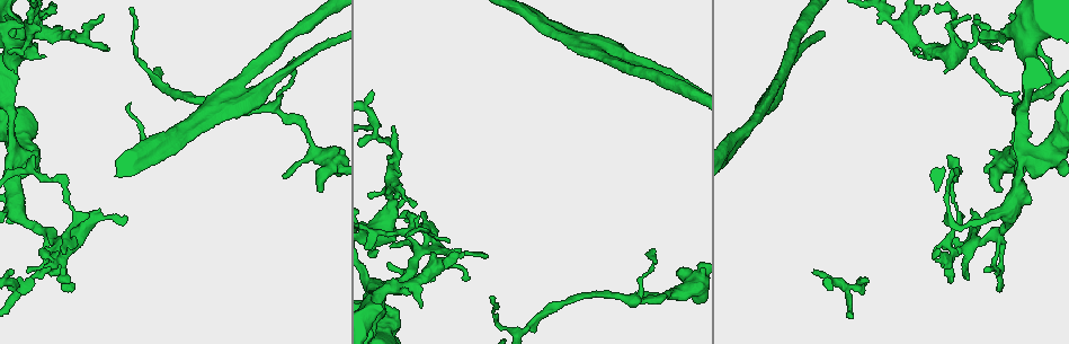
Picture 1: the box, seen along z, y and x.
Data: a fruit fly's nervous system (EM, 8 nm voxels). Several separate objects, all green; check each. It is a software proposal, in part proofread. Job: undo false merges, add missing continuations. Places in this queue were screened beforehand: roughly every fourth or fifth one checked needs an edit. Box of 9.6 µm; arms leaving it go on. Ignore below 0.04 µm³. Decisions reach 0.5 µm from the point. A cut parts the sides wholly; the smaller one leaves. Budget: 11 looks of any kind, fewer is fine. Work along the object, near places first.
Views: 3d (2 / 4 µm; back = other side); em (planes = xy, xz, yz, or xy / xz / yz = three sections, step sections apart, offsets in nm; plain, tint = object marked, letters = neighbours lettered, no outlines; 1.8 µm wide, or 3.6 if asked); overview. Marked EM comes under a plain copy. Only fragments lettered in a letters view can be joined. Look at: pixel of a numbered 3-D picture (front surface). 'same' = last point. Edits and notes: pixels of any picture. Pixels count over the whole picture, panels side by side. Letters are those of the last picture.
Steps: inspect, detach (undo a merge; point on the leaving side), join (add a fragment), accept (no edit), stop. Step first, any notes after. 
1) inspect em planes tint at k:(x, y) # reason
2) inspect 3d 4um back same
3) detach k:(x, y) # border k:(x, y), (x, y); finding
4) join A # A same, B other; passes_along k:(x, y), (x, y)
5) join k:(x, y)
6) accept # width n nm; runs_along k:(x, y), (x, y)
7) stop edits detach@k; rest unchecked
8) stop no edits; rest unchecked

inspect 3d 2um at 1:(285, 176) # an open end

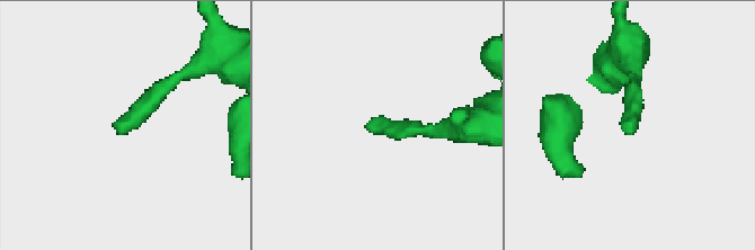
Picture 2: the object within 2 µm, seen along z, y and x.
inspect em xz step 16 tint at 2:(115, 127)

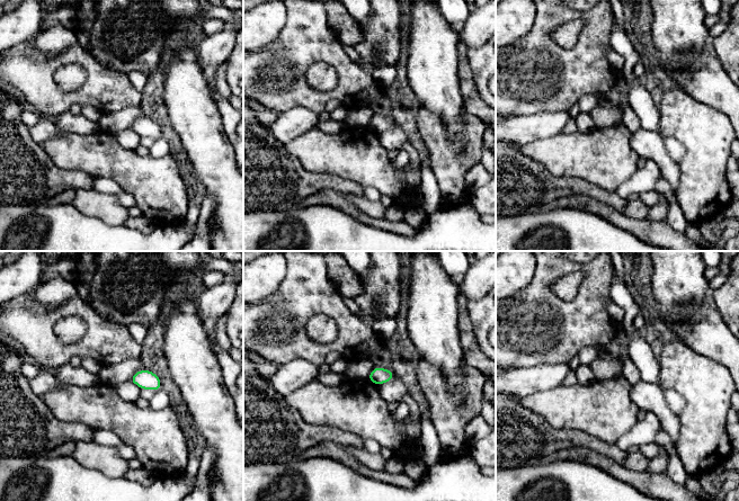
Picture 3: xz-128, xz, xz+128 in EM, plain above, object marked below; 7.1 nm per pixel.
inspect em planes letters same # another direction

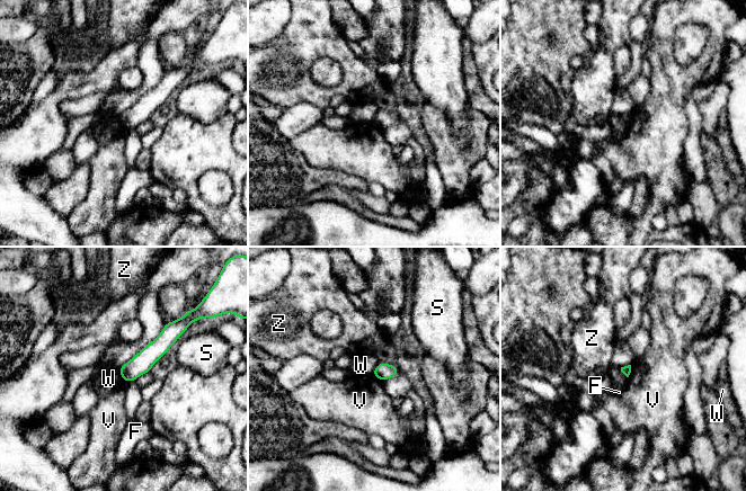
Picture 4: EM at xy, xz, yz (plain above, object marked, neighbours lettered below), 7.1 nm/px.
accept # longest_contact V 100 nm; F other, S other, V other, W other, Z other; no lettered fragment goes on from it

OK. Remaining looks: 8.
inspect em planes tint at 1:(600, 43) # two arms in line, one across

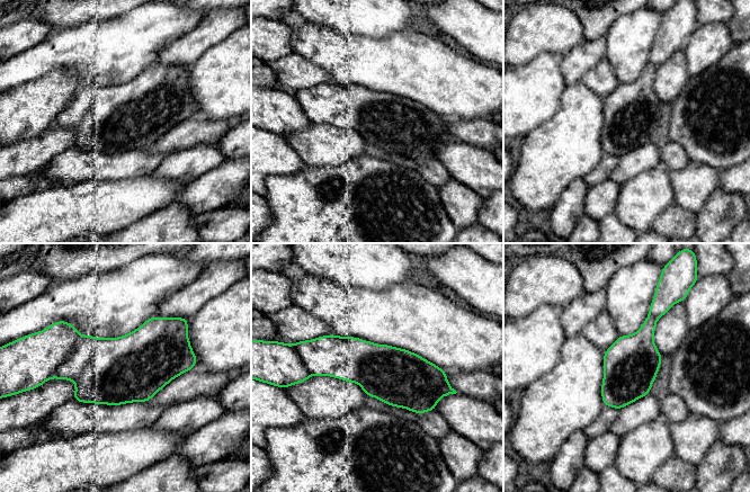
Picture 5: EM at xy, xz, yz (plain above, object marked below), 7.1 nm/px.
inspect em planes letters same

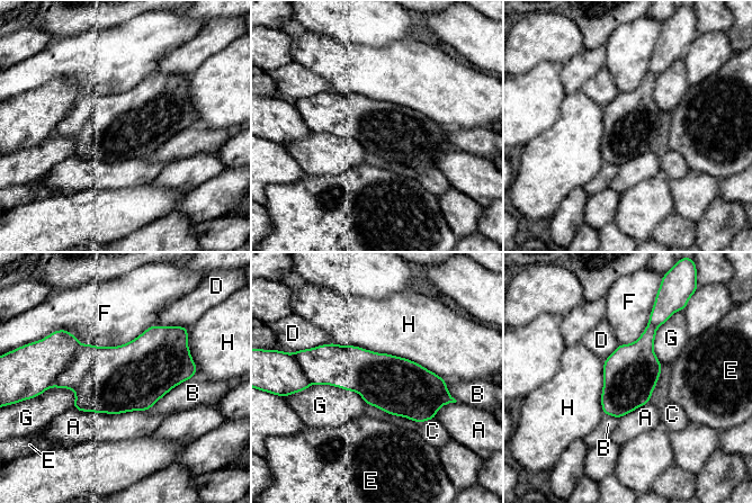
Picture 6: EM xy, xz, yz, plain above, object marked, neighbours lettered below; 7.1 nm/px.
detach 6:(100, 377) # A other, B other, C other, D other, E other, F other, G other, H other; border 6:(96, 347), (79, 349), (50, 386); a second neuron is stuck on

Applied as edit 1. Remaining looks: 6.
inspect overview # see it whole again

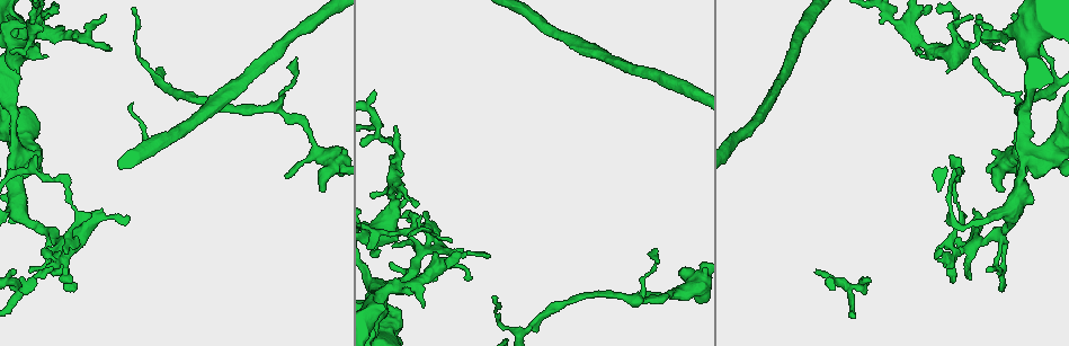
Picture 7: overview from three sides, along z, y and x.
inspect 3d 4um back at 7:(39, 175) # closes a loop

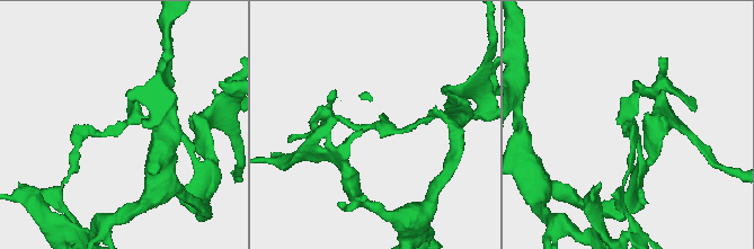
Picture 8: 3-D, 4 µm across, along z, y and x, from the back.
inspect em xy step 4 tint at 8:(122, 126) # shape alone is not enough

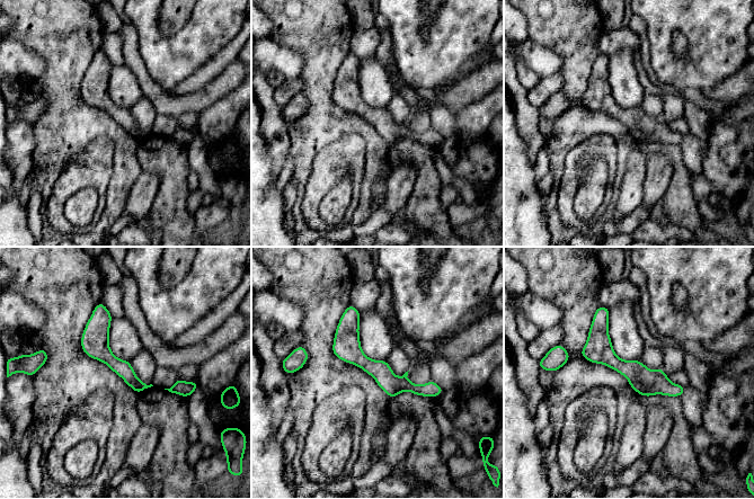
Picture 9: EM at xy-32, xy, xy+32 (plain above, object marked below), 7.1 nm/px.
inspect em xz step 16 letters same # cut it another way

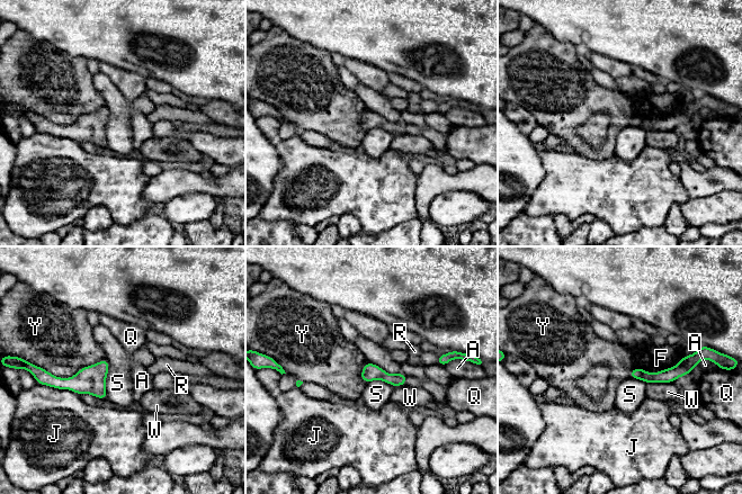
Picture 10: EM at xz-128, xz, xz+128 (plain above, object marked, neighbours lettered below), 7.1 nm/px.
accept # A other, F other, J other, Q other, R other, S other, W other, Y other; border 10:(106, 358), (108, 373), (105, 398); all the same neuron

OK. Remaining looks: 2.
inspect em planes letters at 7:(403, 198) # thick end

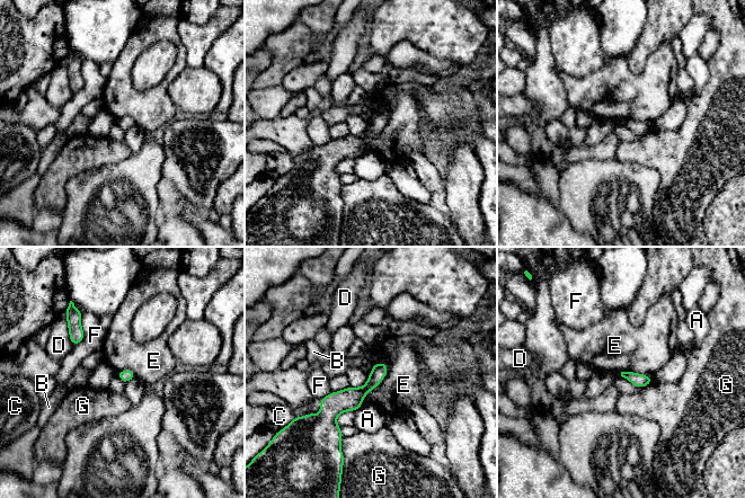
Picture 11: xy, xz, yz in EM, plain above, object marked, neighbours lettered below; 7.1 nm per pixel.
accept # A other, B other, C other, D other, E other, F other, G other; runs_along 11:(382, 365), (333, 415), (336, 430); none of them fits

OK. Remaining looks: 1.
stop edits detach@6; rest unchecked

